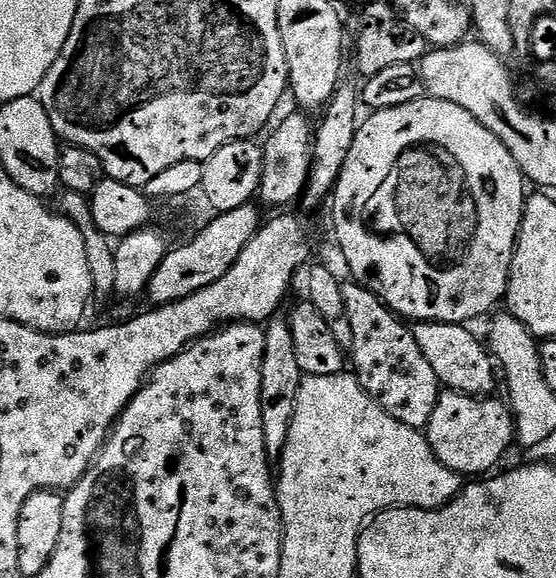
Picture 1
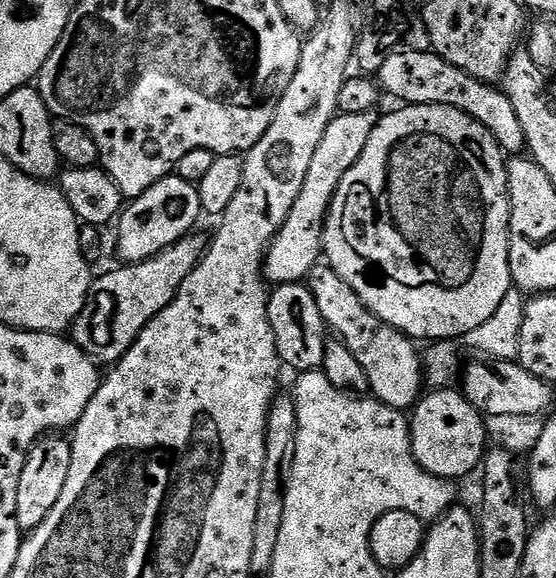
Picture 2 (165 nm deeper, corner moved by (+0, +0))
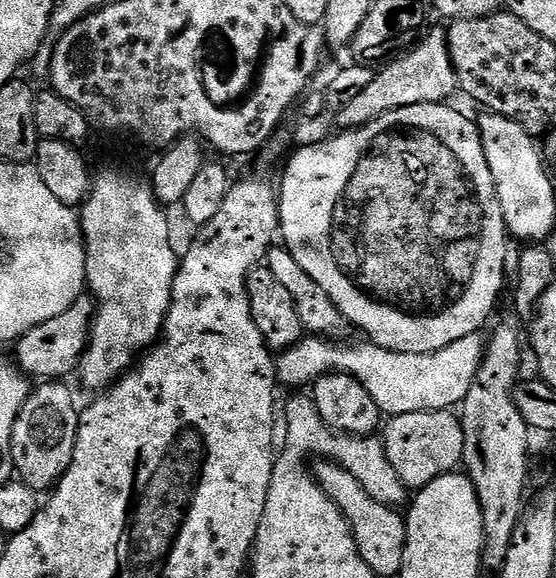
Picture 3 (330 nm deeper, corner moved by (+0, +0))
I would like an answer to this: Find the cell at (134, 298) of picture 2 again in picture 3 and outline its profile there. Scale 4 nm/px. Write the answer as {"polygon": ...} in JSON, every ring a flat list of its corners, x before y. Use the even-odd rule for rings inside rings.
{"polygon":[[91,295,79,296,74,306,65,308,58,318,50,322,42,322,42,326,34,326,34,330,27,332,24,337,15,341,16,356,15,363,20,370,30,378,44,376,45,381,56,382,61,378,77,371,80,366,80,359,88,349,88,337,92,331,92,318,94,315,94,301]]}

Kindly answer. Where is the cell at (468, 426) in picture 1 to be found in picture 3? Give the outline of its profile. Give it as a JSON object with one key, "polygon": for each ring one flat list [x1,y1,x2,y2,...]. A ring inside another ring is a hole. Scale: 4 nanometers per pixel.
{"polygon":[[452,410,393,416,383,425,382,439,390,466,409,490,425,488,434,478,457,471,464,458,464,431,459,415]]}

